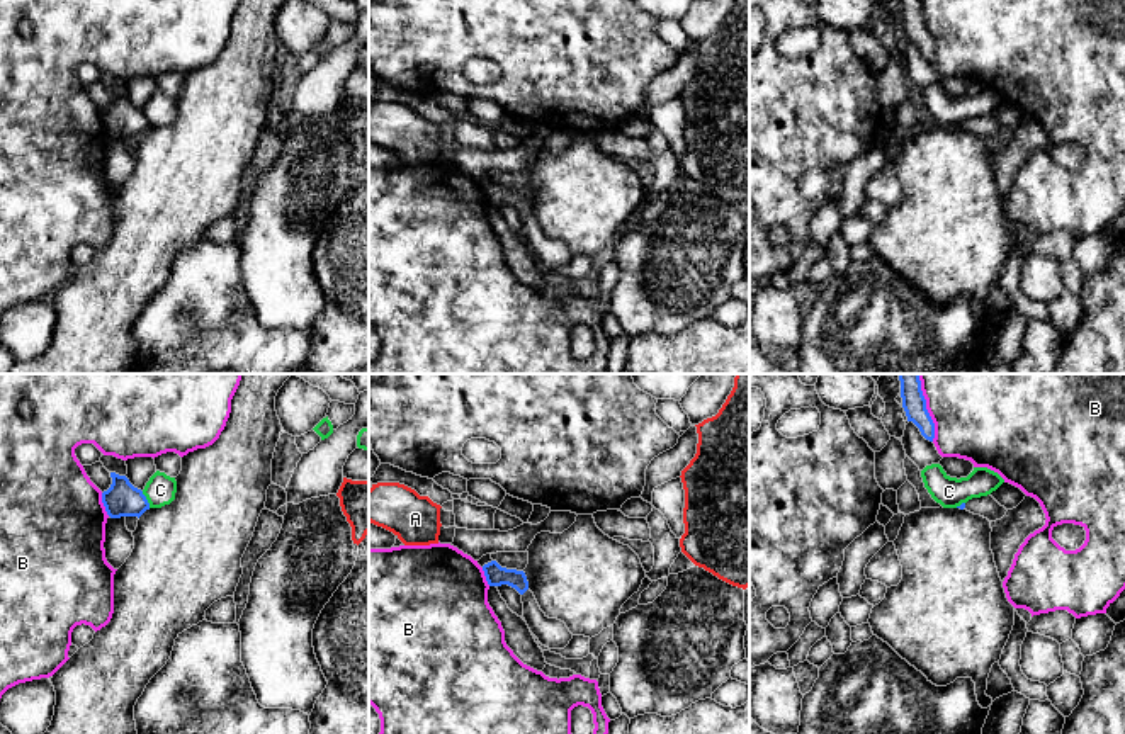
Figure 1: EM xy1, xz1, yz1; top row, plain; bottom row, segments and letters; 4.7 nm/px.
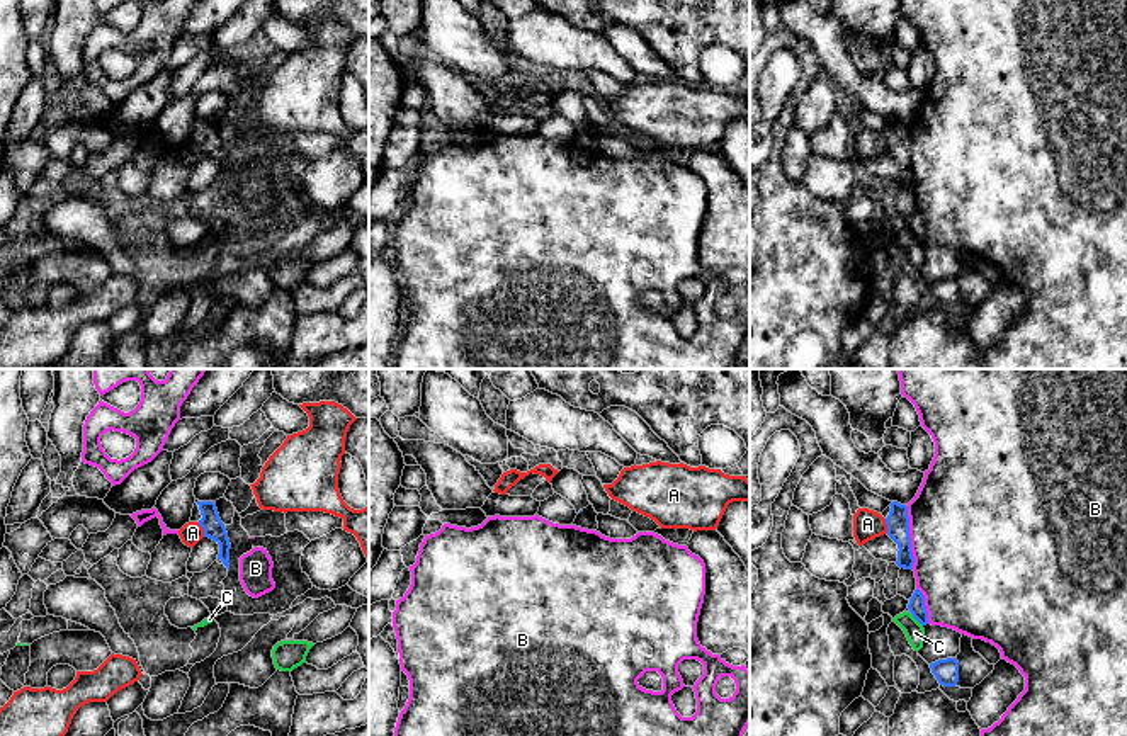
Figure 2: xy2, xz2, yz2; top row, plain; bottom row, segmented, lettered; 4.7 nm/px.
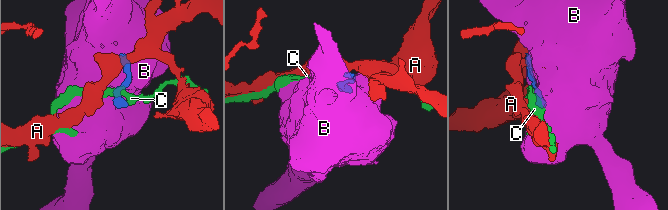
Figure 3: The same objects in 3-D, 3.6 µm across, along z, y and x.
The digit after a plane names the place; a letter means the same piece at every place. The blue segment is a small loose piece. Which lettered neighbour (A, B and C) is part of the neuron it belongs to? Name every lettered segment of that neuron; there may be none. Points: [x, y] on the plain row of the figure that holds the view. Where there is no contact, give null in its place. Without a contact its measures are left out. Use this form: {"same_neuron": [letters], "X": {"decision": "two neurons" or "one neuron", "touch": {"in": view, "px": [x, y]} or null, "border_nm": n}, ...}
{"same_neuron": [], "A": {"decision": "two neurons", "touch": {"in": "xy2", "px": [203, 147]}, "border_nm": 80}, "B": {"decision": "two neurons", "touch": {"in": "yz2", "px": [910, 157]}, "border_nm": 300}, "C": {"decision": "two neurons", "touch": {"in": "xy1", "px": [146, 119]}, "border_nm": 90}}

